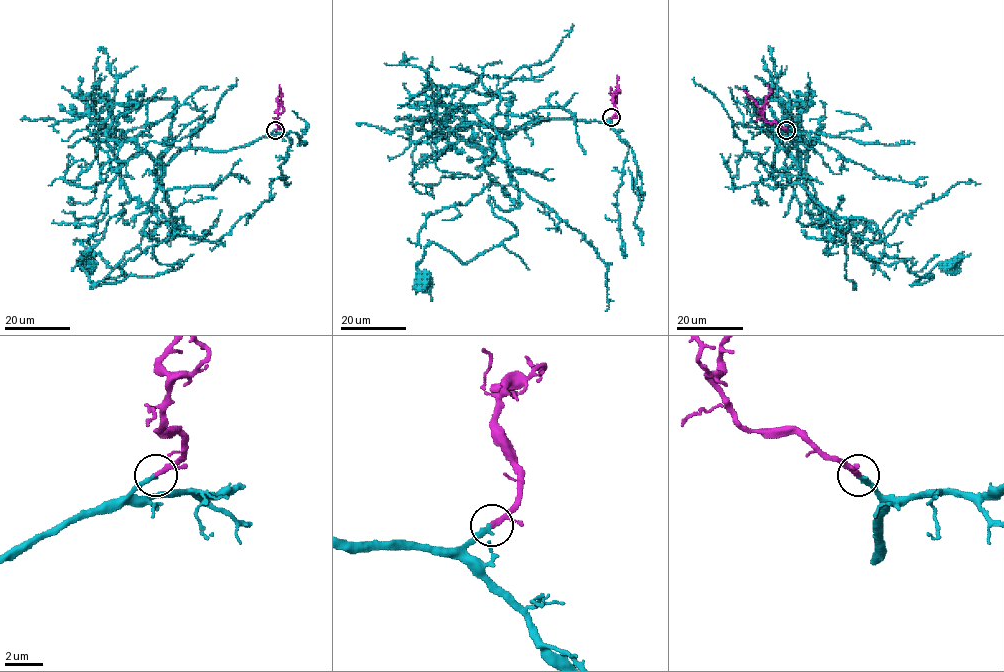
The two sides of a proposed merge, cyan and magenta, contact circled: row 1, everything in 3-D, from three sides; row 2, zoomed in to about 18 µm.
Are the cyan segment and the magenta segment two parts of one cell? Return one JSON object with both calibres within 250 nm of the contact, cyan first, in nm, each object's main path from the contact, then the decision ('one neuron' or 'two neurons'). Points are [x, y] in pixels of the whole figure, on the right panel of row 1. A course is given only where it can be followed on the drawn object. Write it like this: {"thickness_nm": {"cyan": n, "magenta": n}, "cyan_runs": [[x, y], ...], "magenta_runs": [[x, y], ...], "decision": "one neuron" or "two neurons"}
{"thickness_nm": {"cyan": 280, "magenta": 200}, "cyan_runs": [[786, 130], [800, 184], [827, 210], [870, 220], [880, 233], [868, 254], [933, 276], [914, 285], [952, 263]], "magenta_runs": [[786, 130], [776, 123], [767, 122], [761, 113], [765, 97], [770, 92], [767, 84]], "decision": "one neuron"}

